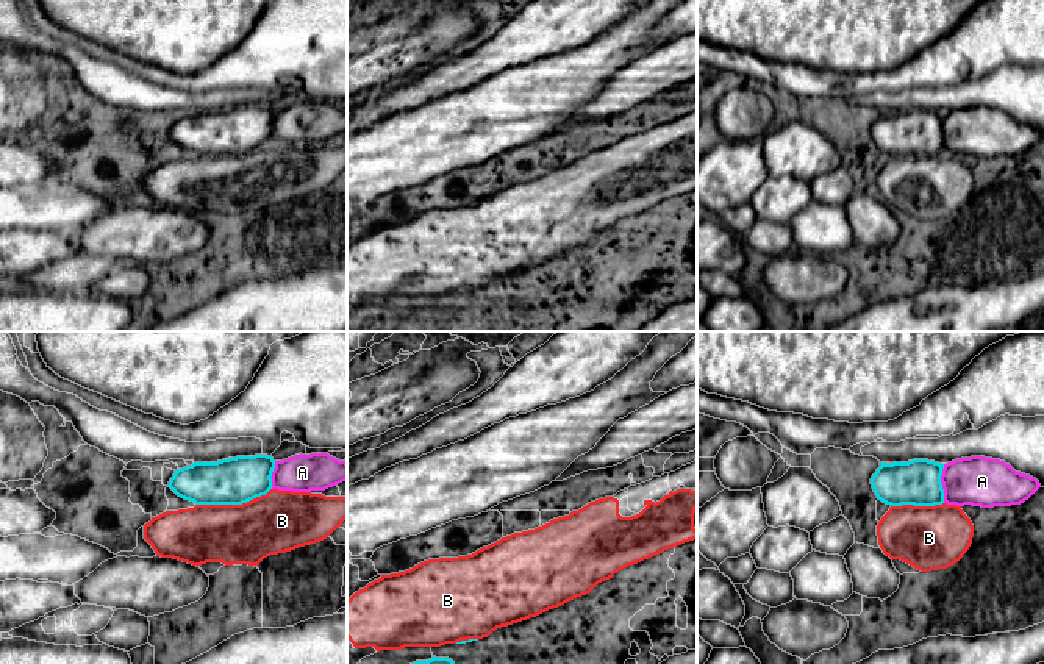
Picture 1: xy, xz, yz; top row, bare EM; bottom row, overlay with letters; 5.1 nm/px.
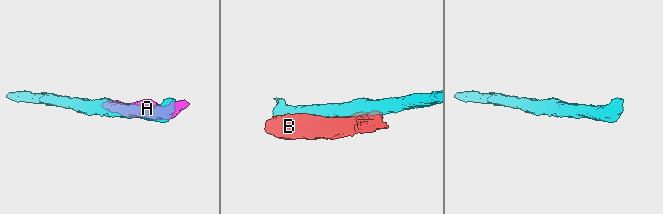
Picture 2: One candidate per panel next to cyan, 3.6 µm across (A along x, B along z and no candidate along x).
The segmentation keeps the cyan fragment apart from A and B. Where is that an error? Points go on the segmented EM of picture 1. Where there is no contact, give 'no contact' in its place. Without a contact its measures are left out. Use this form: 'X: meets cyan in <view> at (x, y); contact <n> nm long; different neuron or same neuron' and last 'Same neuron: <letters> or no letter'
A: meets cyan in yz at (941, 483); contact 200 nm long; different neuron
B: meets cyan in xy at (233, 503); contact 400 nm long; different neuron
Same neuron: no letter

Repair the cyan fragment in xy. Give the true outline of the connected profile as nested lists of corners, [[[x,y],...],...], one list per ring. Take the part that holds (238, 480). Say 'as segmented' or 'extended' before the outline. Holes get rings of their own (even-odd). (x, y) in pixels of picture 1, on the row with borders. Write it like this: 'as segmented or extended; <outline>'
as segmented; [[[267,455],[194,462],[175,470],[167,487],[195,505],[242,505],[272,489],[274,469]]]

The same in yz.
as segmented; [[[928,459],[881,466],[871,478],[878,500],[891,506],[935,506],[944,503],[941,483],[944,464]]]

